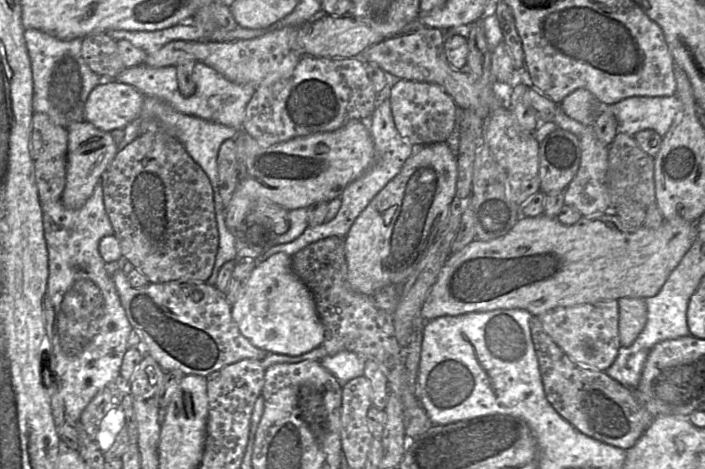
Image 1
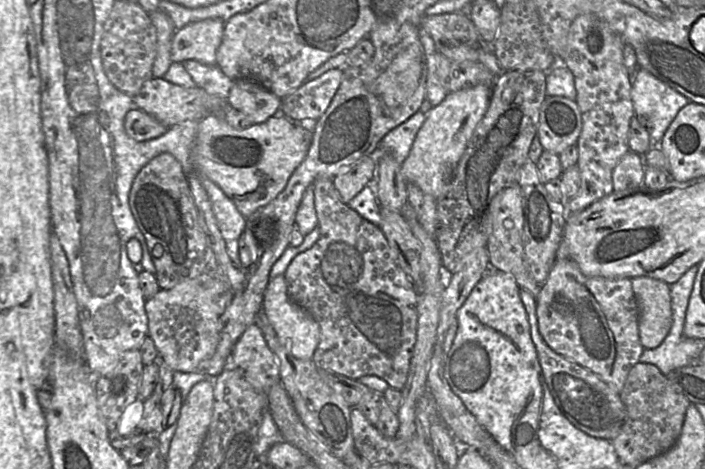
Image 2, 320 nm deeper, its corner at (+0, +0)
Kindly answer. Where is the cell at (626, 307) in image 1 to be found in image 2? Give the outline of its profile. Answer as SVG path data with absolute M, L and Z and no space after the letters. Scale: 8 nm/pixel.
M632 278L639 306L639 336L644 349L661 345L672 326L670 285L654 278Z

